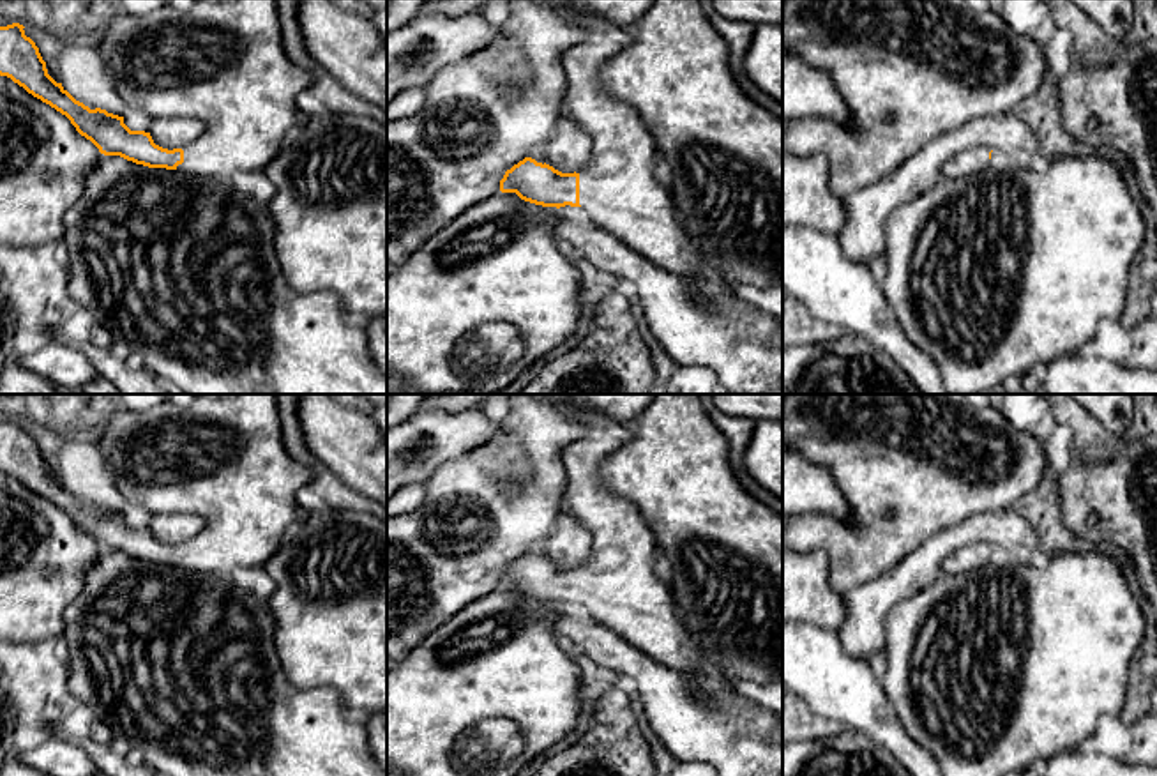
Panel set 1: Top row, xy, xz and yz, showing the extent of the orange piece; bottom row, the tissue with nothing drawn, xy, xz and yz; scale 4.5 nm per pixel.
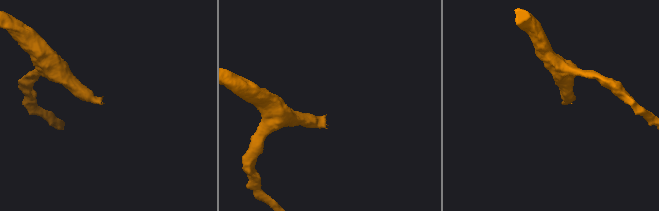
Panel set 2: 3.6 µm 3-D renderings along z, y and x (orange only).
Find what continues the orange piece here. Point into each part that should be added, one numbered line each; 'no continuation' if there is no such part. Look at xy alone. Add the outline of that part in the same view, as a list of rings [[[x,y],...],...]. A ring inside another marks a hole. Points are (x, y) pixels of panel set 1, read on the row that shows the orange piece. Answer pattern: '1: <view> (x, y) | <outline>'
1: xy (223, 62) | [[[194,0],[185,11],[163,7],[148,16],[117,16],[101,34],[99,53],[113,72],[117,92],[132,115],[198,118],[205,134],[184,147],[177,171],[198,177],[231,177],[263,170],[304,118],[297,95],[313,85],[311,64],[300,67],[286,55],[276,0]]]

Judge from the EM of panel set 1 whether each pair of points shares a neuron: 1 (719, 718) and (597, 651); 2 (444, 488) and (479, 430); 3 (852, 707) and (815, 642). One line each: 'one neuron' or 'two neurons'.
1: one neuron
2: two neurons
3: one neuron

